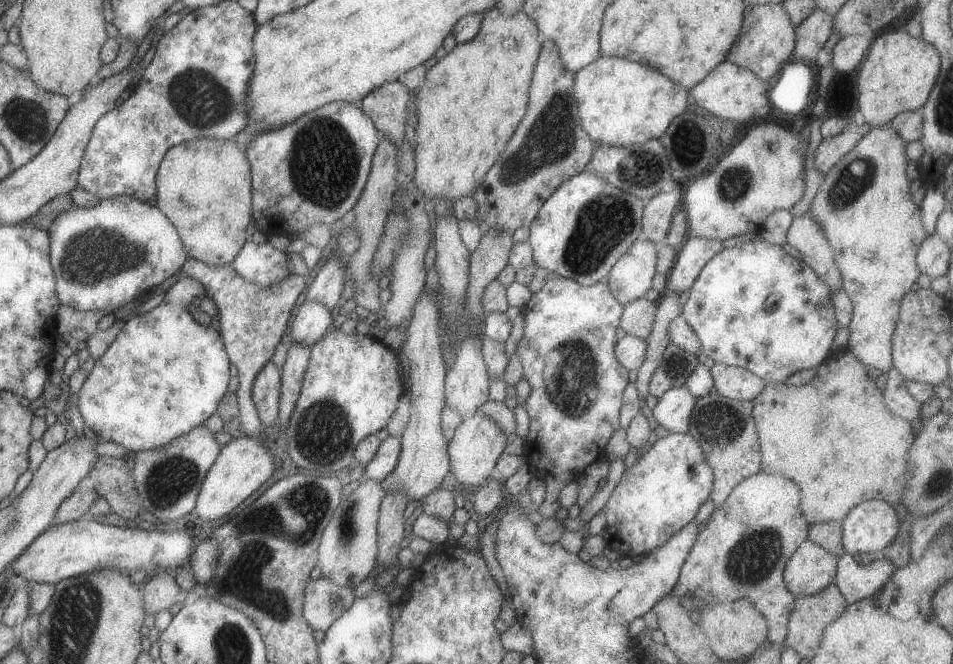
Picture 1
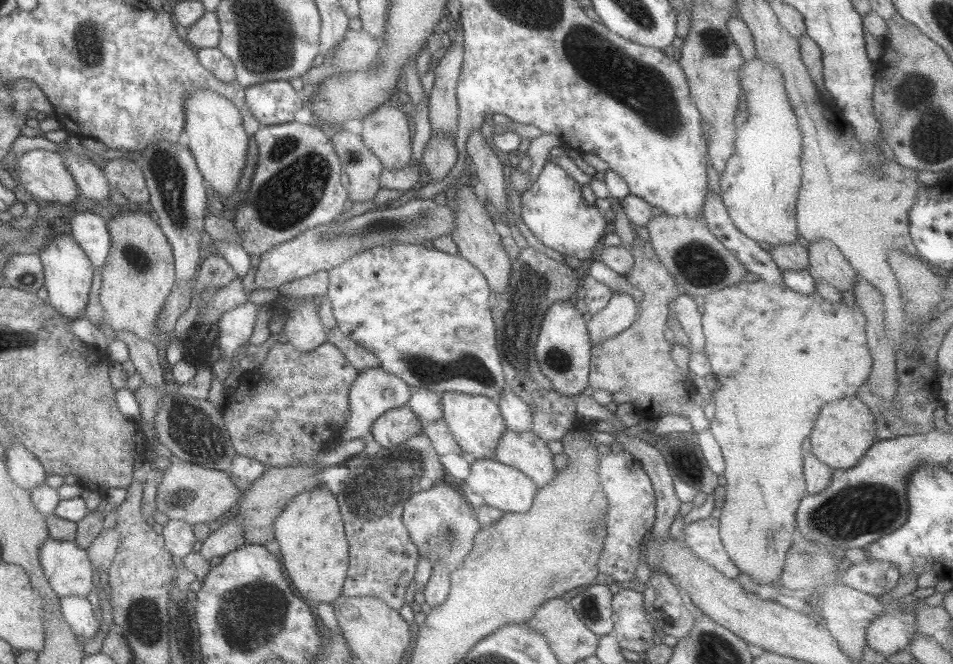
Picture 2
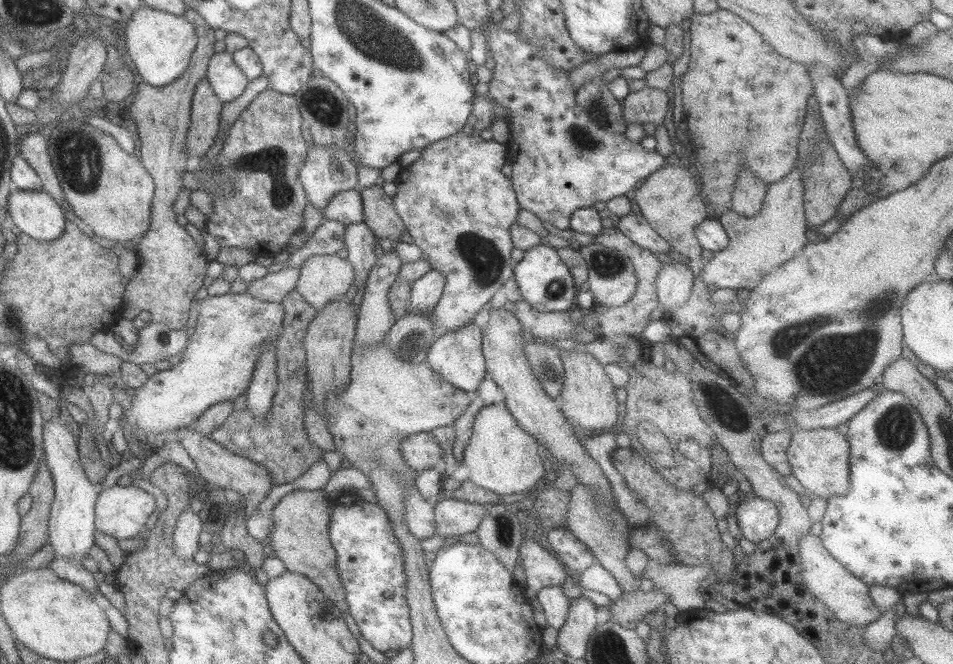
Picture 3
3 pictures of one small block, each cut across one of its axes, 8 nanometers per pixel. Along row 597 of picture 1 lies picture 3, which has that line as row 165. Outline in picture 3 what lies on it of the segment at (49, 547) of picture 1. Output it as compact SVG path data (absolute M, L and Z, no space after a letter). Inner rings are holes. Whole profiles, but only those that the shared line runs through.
M188 8L184 14L186 20L194 25L197 34L197 47L193 52L190 65L174 83L167 86L154 87L143 81L136 87L135 102L131 105L131 118L133 125L138 130L142 141L140 148L140 160L148 174L152 176L155 182L155 195L152 202L151 223L146 230L146 234L138 240L136 247L138 255L140 255L141 265L138 274L132 278L124 291L124 306L127 311L147 310L151 314L151 322L164 322L174 330L184 329L188 322L190 314L190 304L197 295L204 292L204 280L206 280L206 269L209 260L205 256L205 251L190 236L186 227L181 226L176 221L176 212L174 212L174 202L183 188L182 177L186 170L187 160L187 135L189 126L191 125L191 111L195 90L207 79L207 71L209 62L214 52L214 29L208 25L204 17L194 9Z

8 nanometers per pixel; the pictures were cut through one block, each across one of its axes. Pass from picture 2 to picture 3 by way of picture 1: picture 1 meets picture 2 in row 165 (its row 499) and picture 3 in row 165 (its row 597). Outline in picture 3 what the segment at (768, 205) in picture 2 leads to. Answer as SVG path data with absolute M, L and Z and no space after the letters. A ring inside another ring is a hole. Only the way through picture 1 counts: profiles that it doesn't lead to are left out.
M719 8L712 14L695 13L692 16L689 31L691 57L688 70L681 76L680 87L682 88L684 120L687 121L690 138L698 151L698 165L693 165L692 170L696 181L698 179L702 180L702 184L699 184L699 186L702 186L702 190L700 190L701 196L706 198L706 201L709 201L707 204L711 207L716 218L719 218L723 213L728 213L729 211L732 213L733 211L732 190L734 190L734 182L736 182L736 178L738 178L738 168L750 168L760 180L764 181L769 186L772 183L780 181L780 179L788 175L795 167L799 155L799 137L802 133L802 124L804 124L804 119L806 119L807 110L809 108L809 97L814 95L814 84L811 80L810 71L805 65L778 54L772 45L764 41L762 35L756 31L754 26L750 25L748 21L740 18L740 16L733 12Z

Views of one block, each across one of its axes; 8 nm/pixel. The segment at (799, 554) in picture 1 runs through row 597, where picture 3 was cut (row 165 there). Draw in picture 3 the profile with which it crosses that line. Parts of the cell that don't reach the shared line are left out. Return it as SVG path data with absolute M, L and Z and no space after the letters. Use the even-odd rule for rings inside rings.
M795 165L788 175L768 186L763 208L755 216L743 217L730 211L723 213L717 219L728 233L728 246L715 252L699 277L718 289L752 290L766 275L792 260L808 244L806 231L809 226L805 218L804 202L802 169Z

